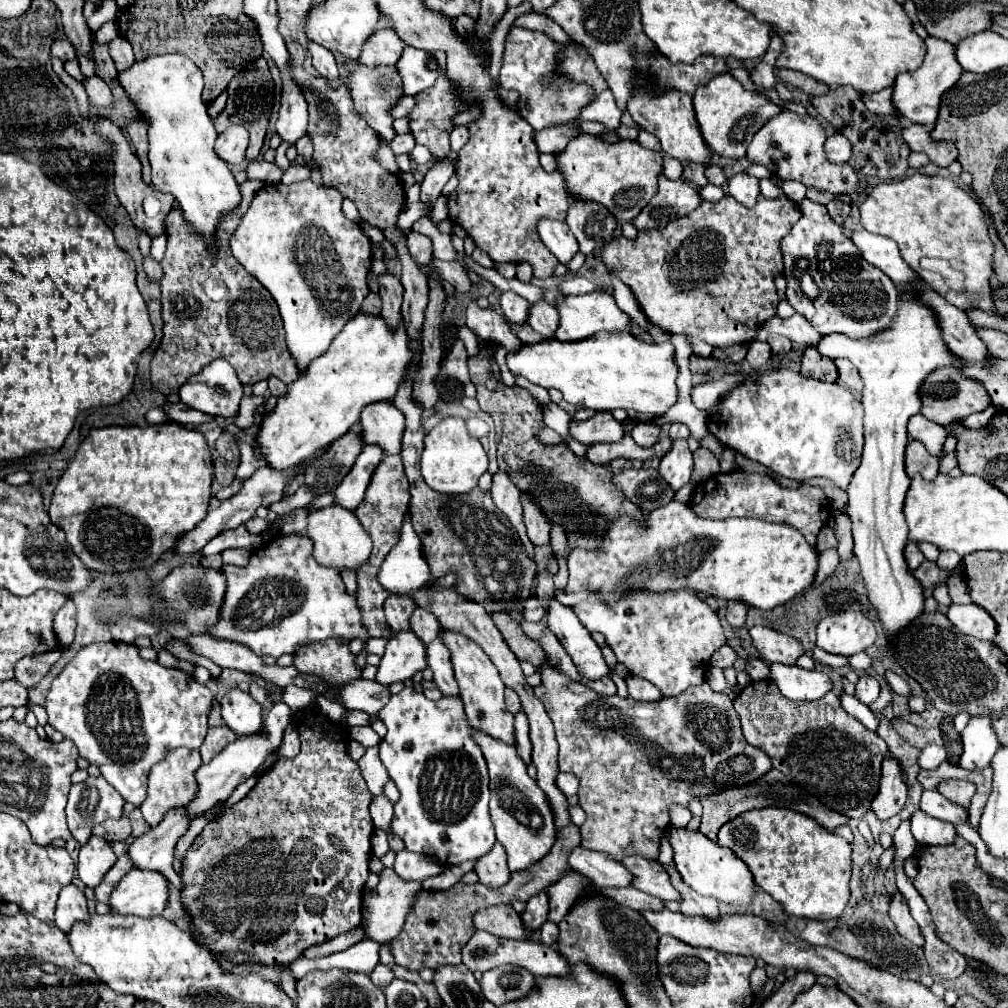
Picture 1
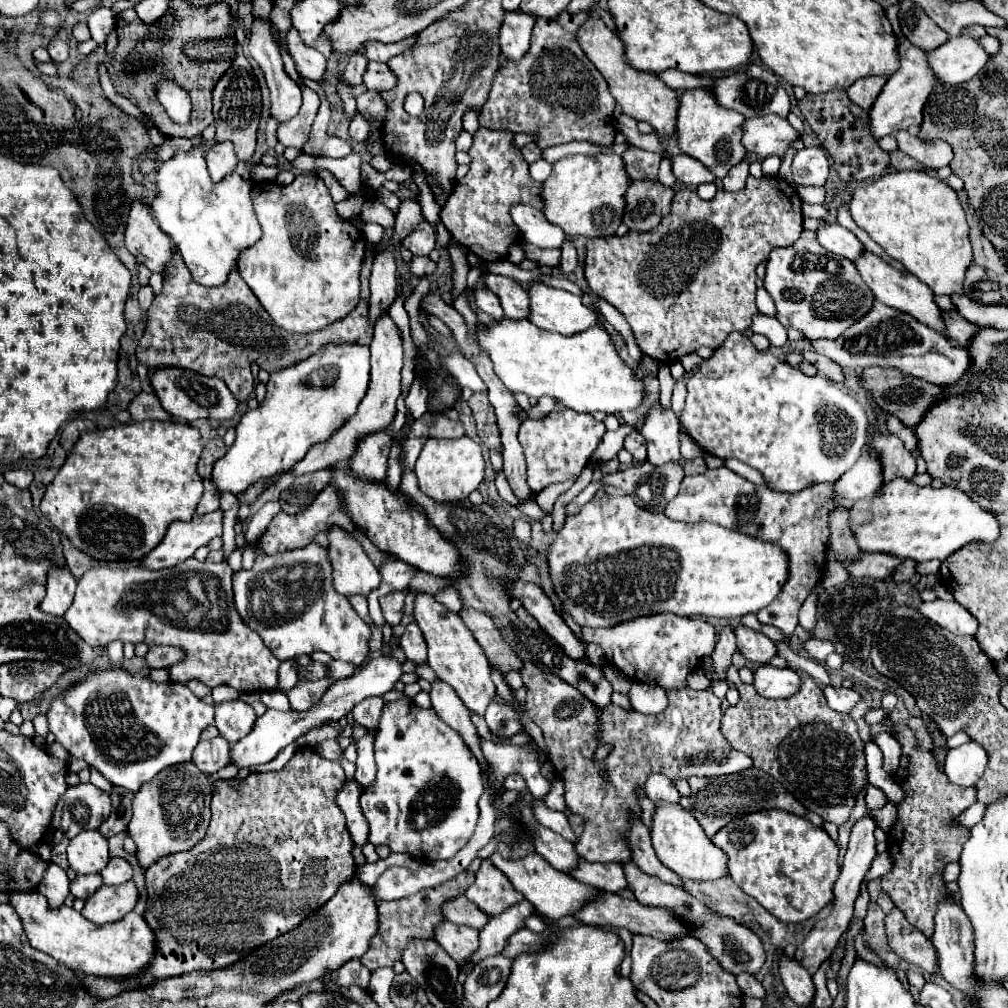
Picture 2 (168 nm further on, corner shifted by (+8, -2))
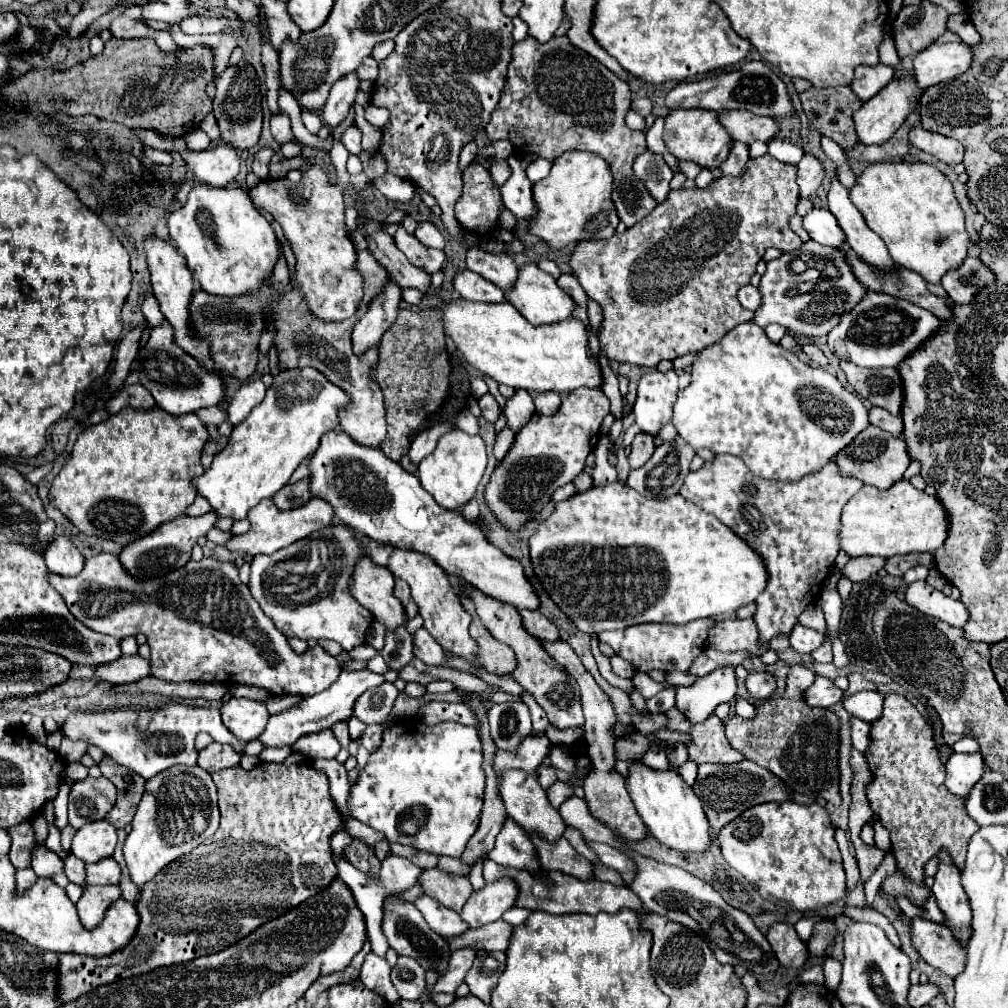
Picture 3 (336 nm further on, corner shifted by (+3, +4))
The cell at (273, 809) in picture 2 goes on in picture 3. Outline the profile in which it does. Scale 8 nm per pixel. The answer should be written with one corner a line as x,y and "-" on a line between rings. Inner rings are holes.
292,753
282,763
260,763
252,771
244,771
242,767
216,771
212,779
218,787
218,831
196,851
174,859
164,867
164,871
160,871
160,875
156,875
156,879
152,879
152,883
148,883
148,887
144,887
136,903
140,925
122,949
104,957
86,957
76,953
58,955
56,999
60,1003
74,1001
92,991
92,987
114,983
116,979
222,951
268,919
276,919
284,911
298,907
302,901
328,887
336,877
330,837
342,829
342,819
328,793
328,779
318,771
312,771
310,763
300,753

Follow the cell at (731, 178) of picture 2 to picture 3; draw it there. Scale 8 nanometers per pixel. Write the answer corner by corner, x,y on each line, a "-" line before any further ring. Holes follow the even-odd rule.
734,141
732,151
728,153
728,157
720,165
720,169
722,169
724,175
740,175
740,173
744,173
744,167
746,167
748,159
750,159
748,157
748,145
744,145
740,141

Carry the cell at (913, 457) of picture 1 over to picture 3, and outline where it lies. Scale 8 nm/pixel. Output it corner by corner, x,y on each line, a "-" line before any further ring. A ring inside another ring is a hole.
868,425
860,435
856,435
852,439
852,443
848,443
848,447
844,447
834,459
836,459
836,465
842,475
856,477
864,485
872,485
880,491
892,487
896,481
900,481
902,473
910,465
906,443
900,437
894,437
892,433
886,433
872,425

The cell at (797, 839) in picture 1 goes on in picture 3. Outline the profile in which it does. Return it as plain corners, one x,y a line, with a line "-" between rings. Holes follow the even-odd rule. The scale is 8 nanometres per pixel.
784,801
754,805
718,833
718,845
728,865
736,869
750,885
754,885
758,893
770,903
796,911
814,911
846,897
846,875
842,867
842,855
834,839
834,827
826,809
818,803
798,805
794,801

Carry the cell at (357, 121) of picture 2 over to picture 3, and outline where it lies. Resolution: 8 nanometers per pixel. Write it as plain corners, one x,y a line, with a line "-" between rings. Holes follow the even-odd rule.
348,127
348,129
342,133
340,141
342,141
342,145
348,149
350,155
360,155
360,151
362,151
362,147
360,147
360,137
362,137
362,133
360,133
358,127

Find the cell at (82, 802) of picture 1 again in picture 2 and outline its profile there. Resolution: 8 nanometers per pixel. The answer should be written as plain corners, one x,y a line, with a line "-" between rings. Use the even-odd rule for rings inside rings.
79,783
69,787
59,799
59,805
53,813
53,827
63,831
67,839
73,839
81,831
97,829
109,813
109,795
91,783

